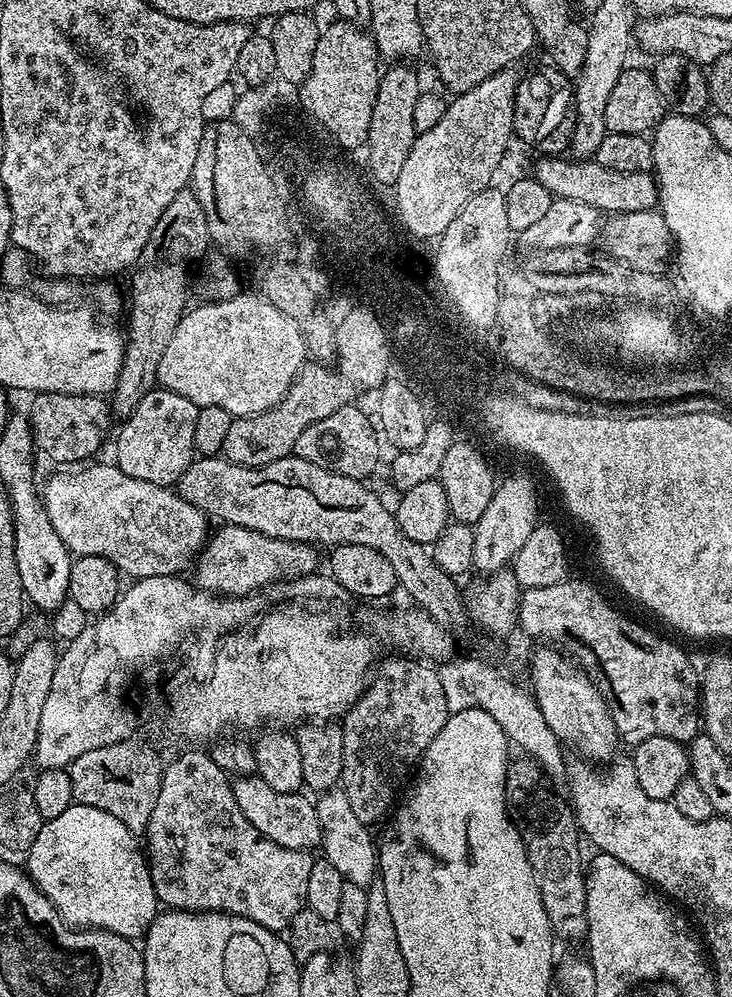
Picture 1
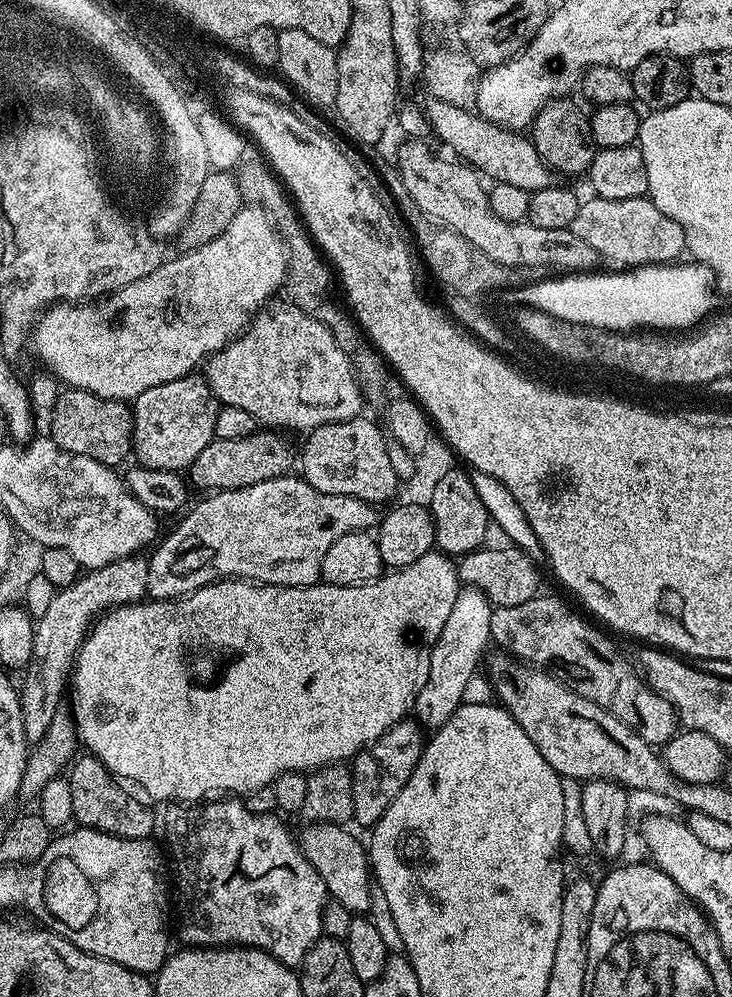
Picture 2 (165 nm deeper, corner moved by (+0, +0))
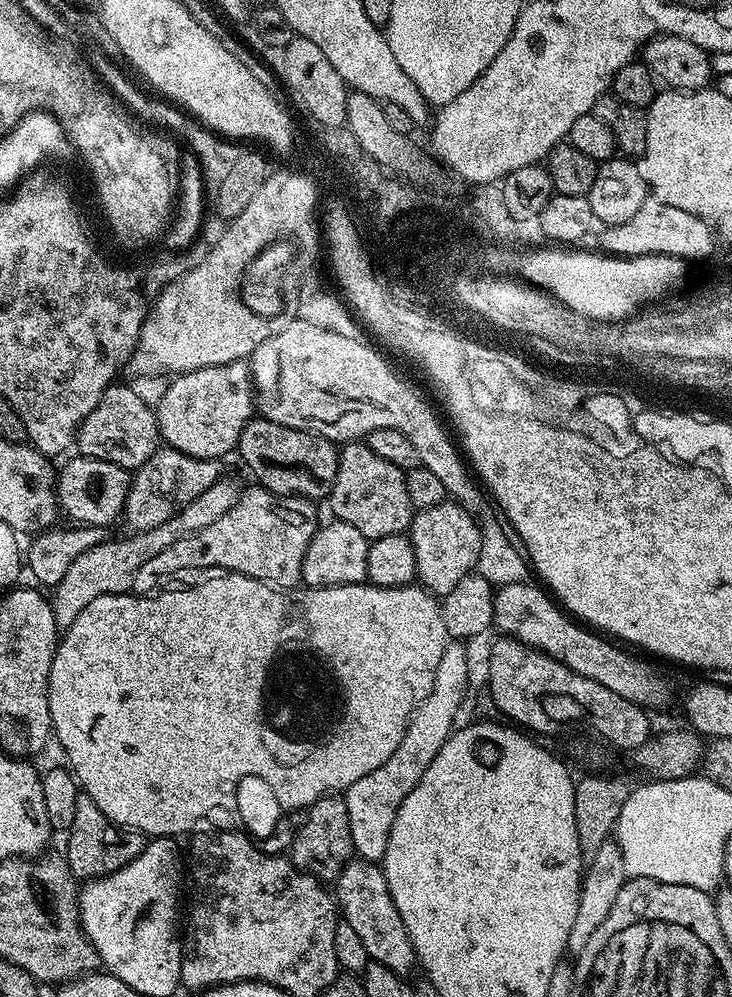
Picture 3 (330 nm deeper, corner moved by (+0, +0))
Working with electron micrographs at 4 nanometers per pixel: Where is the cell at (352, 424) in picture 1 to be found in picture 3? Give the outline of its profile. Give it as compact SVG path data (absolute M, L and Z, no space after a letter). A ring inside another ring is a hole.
M367 442L345 443L339 453L336 481L326 498L326 504L332 507L331 515L354 526L369 542L390 534L407 533L414 509L406 490L405 469L394 466L394 462L386 462L386 458L378 458Z

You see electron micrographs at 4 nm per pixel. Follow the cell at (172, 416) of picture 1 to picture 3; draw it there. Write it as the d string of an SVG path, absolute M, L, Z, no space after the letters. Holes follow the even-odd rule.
M243 360L182 372L155 405L161 441L187 456L224 458L240 443L240 435L254 416L251 367Z

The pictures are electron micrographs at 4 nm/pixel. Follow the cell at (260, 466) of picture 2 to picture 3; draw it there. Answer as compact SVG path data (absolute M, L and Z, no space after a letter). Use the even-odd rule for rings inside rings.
M167 446L157 448L141 468L135 469L128 485L122 513L123 522L128 523L127 531L133 533L154 530L154 526L162 526L162 522L190 506L190 502L194 502L198 494L204 493L210 486L214 486L214 482L222 479L220 464L221 461L216 458L187 456Z

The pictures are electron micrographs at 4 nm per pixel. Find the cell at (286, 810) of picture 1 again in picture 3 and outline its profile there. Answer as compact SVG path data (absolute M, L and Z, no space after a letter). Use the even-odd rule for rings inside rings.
M353 858L344 865L335 888L334 900L338 905L339 915L343 923L362 940L369 961L394 970L399 976L407 977L408 971L417 967L416 951L402 922L402 914L398 914L398 906L394 906L394 898L390 898L383 867L370 860Z

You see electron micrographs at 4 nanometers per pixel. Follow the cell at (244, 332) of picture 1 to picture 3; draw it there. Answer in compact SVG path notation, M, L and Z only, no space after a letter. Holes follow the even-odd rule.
M296 318L288 323L277 336L272 336L266 342L262 342L262 346L252 351L250 367L254 404L263 419L278 422L282 426L297 428L303 432L310 432L314 436L331 440L336 444L359 441L378 429L401 431L417 450L421 467L430 470L442 482L445 493L455 503L470 510L472 507L475 509L481 503L481 489L471 476L451 433L446 432L427 402L397 376L381 354L368 345L365 339L355 340L345 337L342 334L330 332L328 329L310 326L309 322Z

